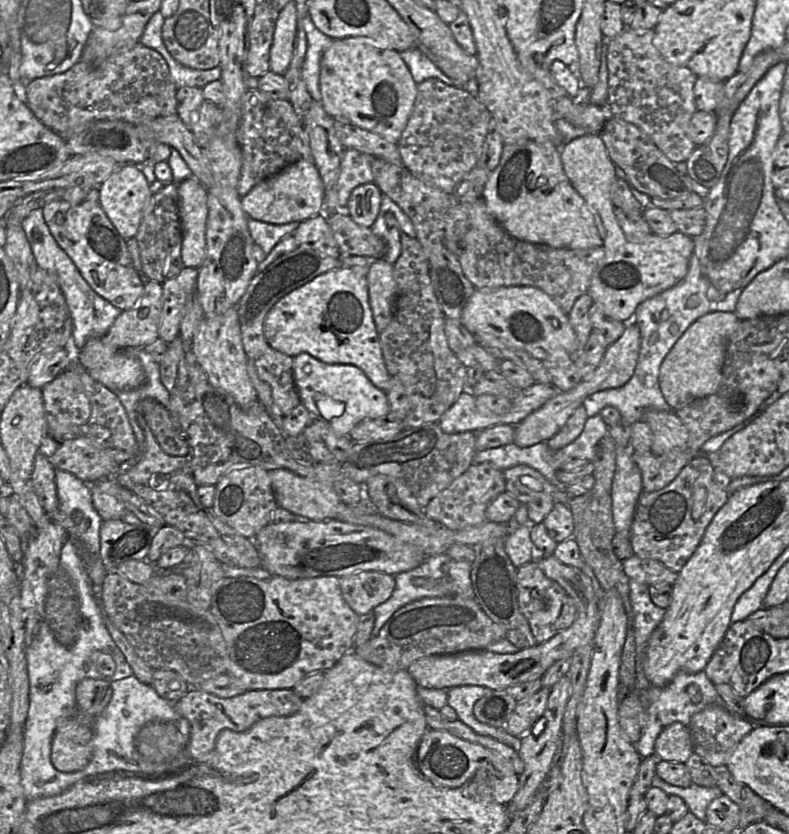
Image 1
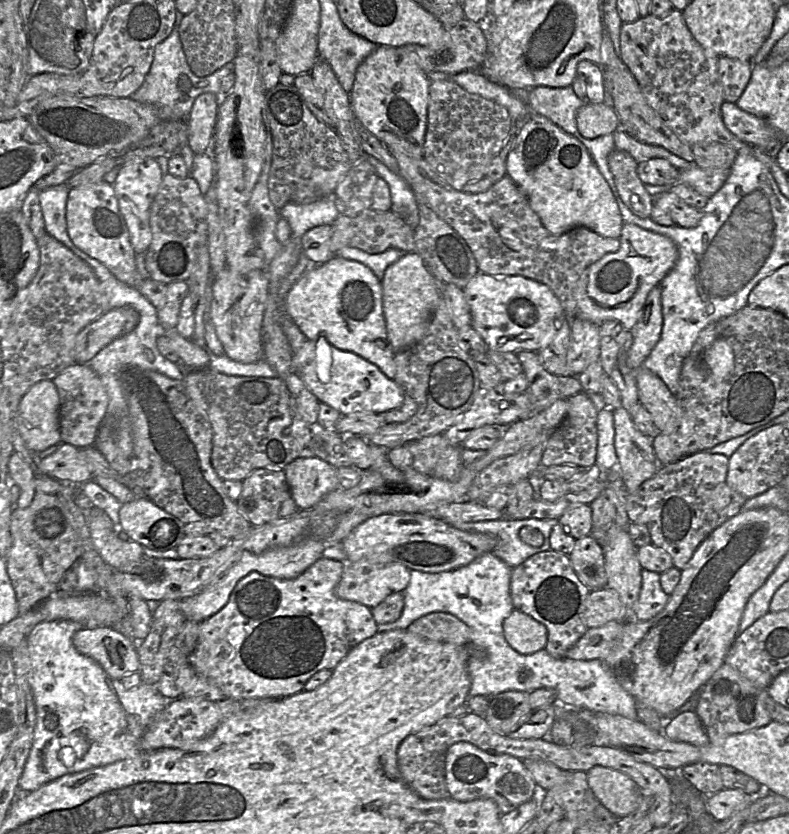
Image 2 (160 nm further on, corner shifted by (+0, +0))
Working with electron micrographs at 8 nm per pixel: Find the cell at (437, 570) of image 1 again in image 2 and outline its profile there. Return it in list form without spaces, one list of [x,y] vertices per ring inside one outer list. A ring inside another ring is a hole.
[[[492,553],[483,554],[471,563],[454,570],[425,573],[411,571],[408,586],[403,591],[404,607],[401,616],[394,622],[378,625],[378,632],[387,632],[407,627],[424,615],[433,612],[447,612],[455,615],[471,629],[470,644],[473,648],[487,653],[485,659],[468,658],[467,670],[471,678],[470,696],[491,696],[506,691],[531,693],[540,688],[551,688],[557,693],[557,701],[562,707],[576,710],[589,710],[593,713],[609,713],[637,719],[636,700],[615,677],[602,660],[555,659],[543,649],[533,654],[520,654],[506,641],[503,631],[504,620],[515,609],[511,599],[511,577],[513,567]]]

